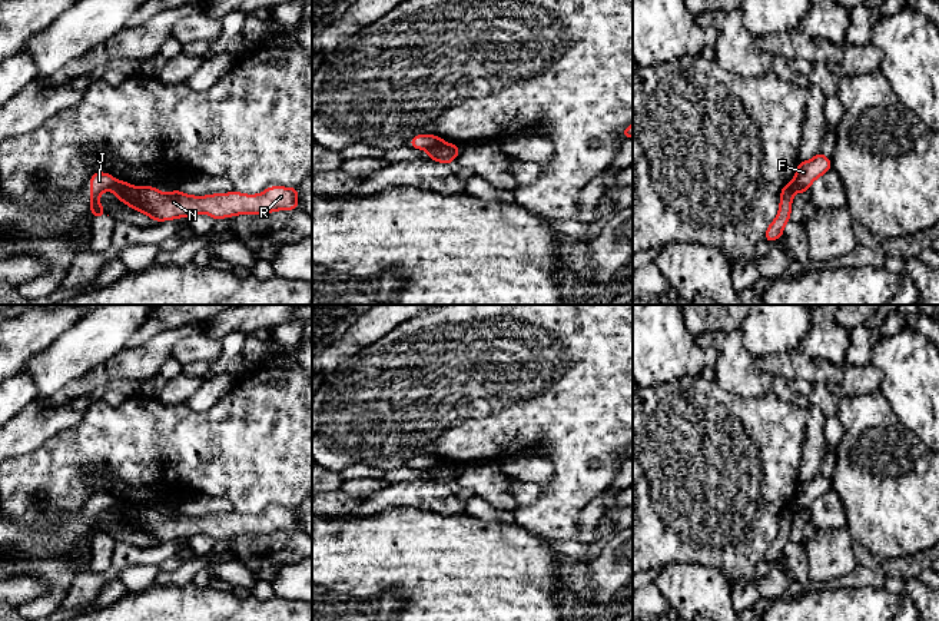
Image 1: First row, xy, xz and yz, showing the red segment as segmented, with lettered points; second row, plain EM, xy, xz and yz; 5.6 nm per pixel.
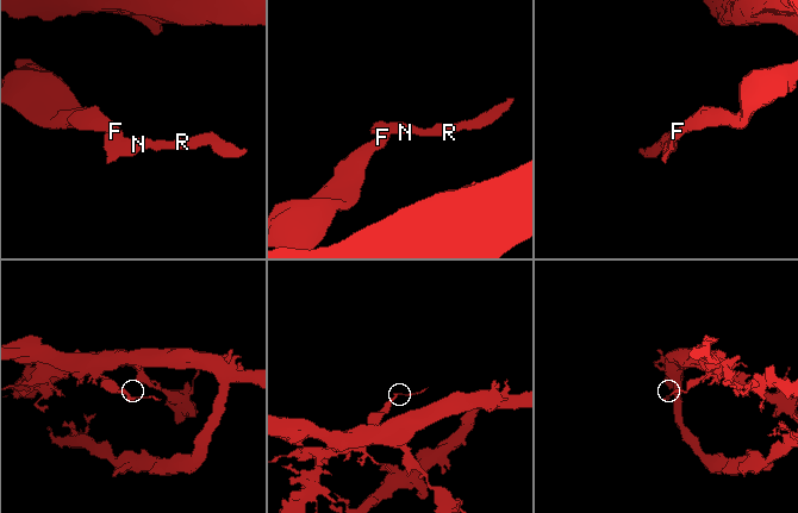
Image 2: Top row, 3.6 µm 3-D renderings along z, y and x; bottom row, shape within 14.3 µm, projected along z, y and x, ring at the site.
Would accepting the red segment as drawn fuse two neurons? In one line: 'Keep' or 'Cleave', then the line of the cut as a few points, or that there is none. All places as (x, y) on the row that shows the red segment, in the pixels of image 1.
Cleave. Split along xz (444, 142), (427, 149)

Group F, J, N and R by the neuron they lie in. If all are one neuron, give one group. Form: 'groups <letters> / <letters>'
groups F / J N R

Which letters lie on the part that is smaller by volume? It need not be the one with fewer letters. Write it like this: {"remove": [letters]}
{"remove": ["J", "N", "R"]}

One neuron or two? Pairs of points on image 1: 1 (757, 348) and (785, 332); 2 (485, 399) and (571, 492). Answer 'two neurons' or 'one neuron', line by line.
1: one neuron
2: one neuron

